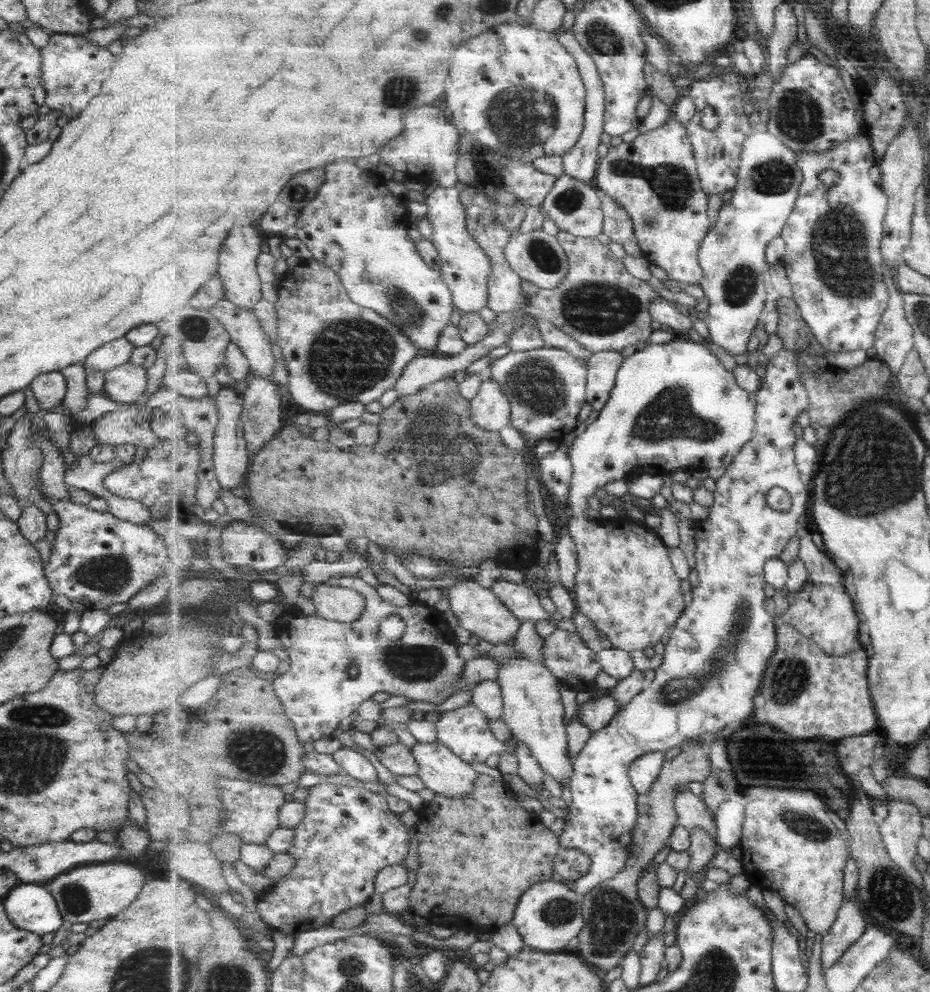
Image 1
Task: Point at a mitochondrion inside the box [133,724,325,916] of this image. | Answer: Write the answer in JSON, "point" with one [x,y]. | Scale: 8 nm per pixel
{"point":[258,753]}

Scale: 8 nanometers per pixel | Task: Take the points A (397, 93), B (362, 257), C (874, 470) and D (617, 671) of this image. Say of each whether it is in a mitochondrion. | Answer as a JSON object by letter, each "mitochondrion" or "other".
{"A":"mitochondrion","B":"mitochondrion","C":"mitochondrion","D":"other"}

